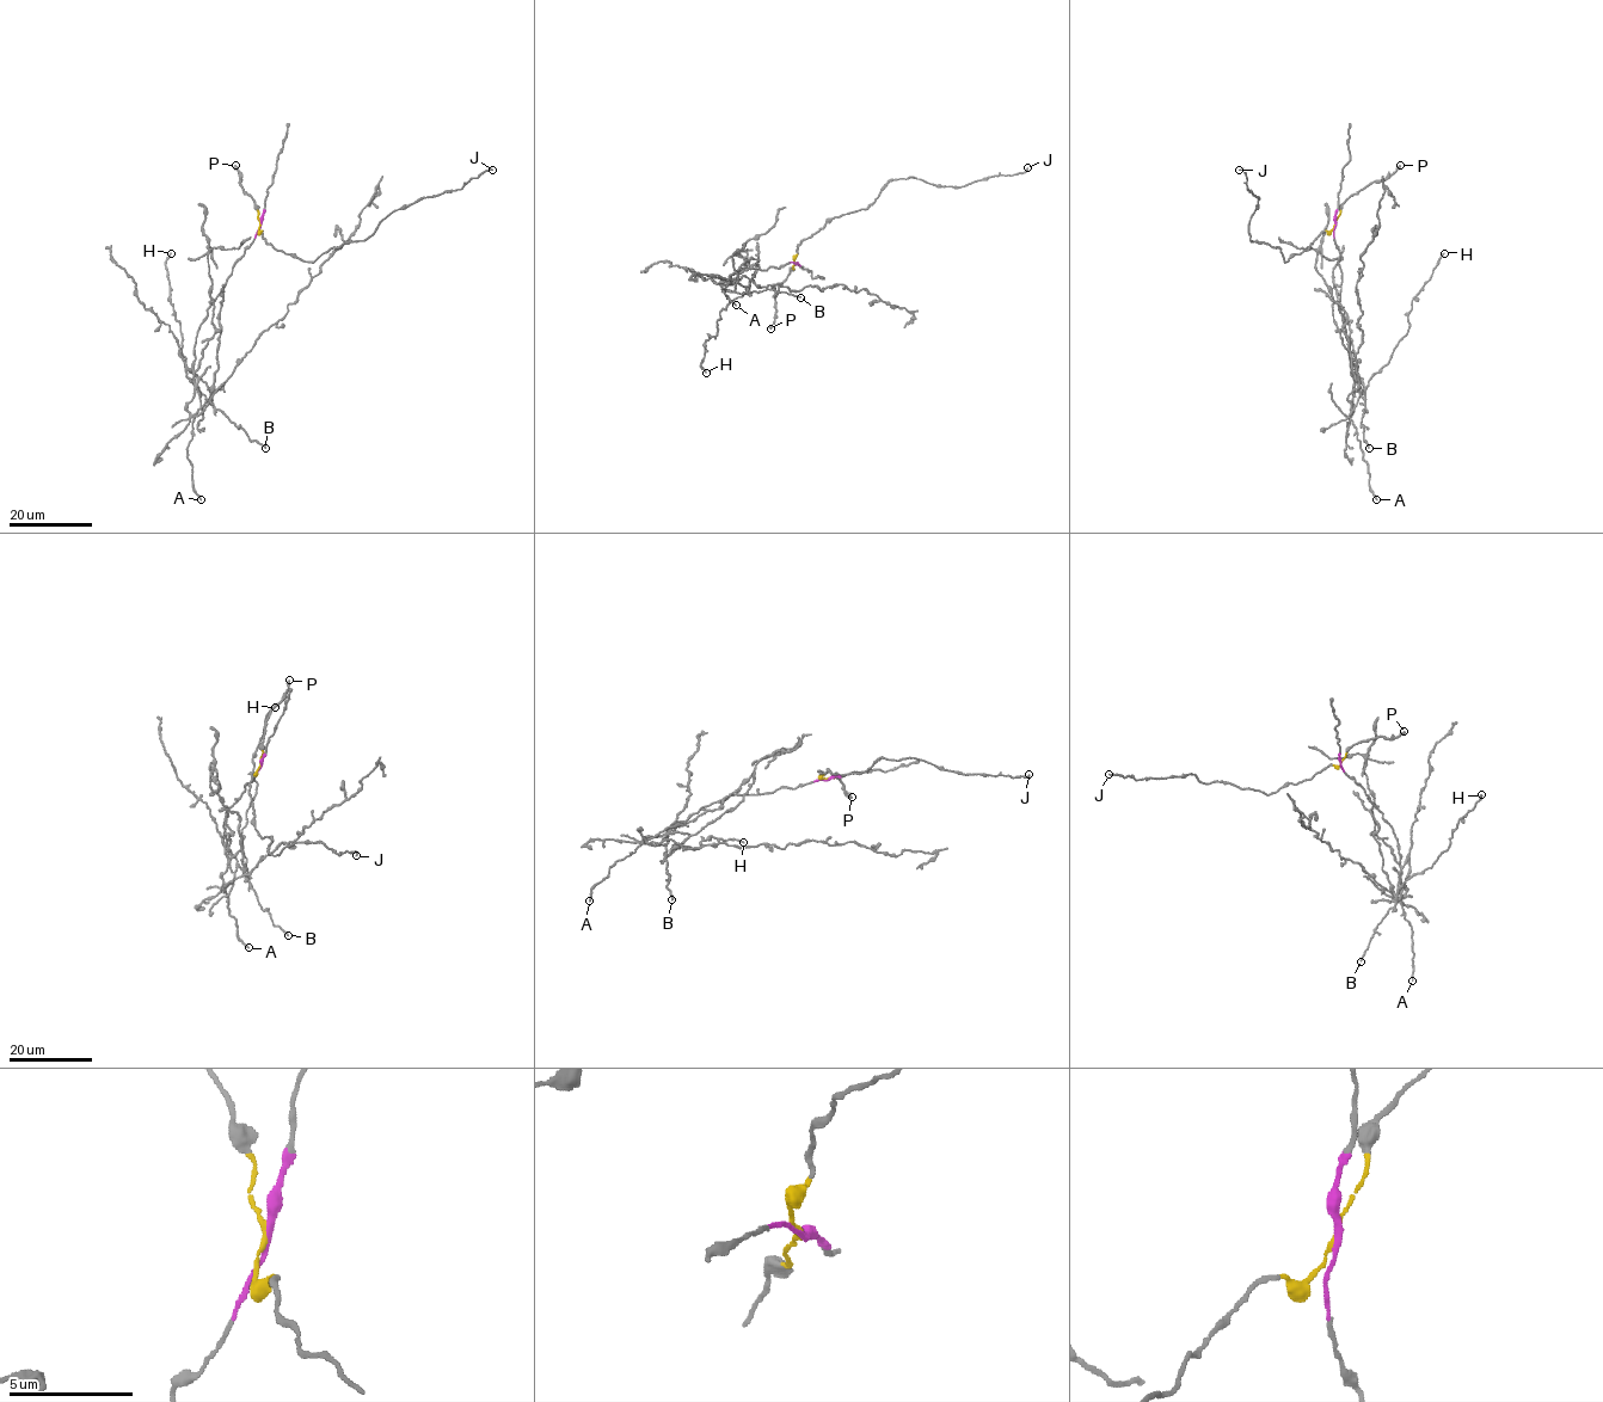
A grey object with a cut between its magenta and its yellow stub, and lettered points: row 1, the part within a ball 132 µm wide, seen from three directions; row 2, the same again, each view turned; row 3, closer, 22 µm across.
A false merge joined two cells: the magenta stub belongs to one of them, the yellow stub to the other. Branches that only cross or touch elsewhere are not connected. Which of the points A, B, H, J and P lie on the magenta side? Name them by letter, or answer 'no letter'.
A, B, H

